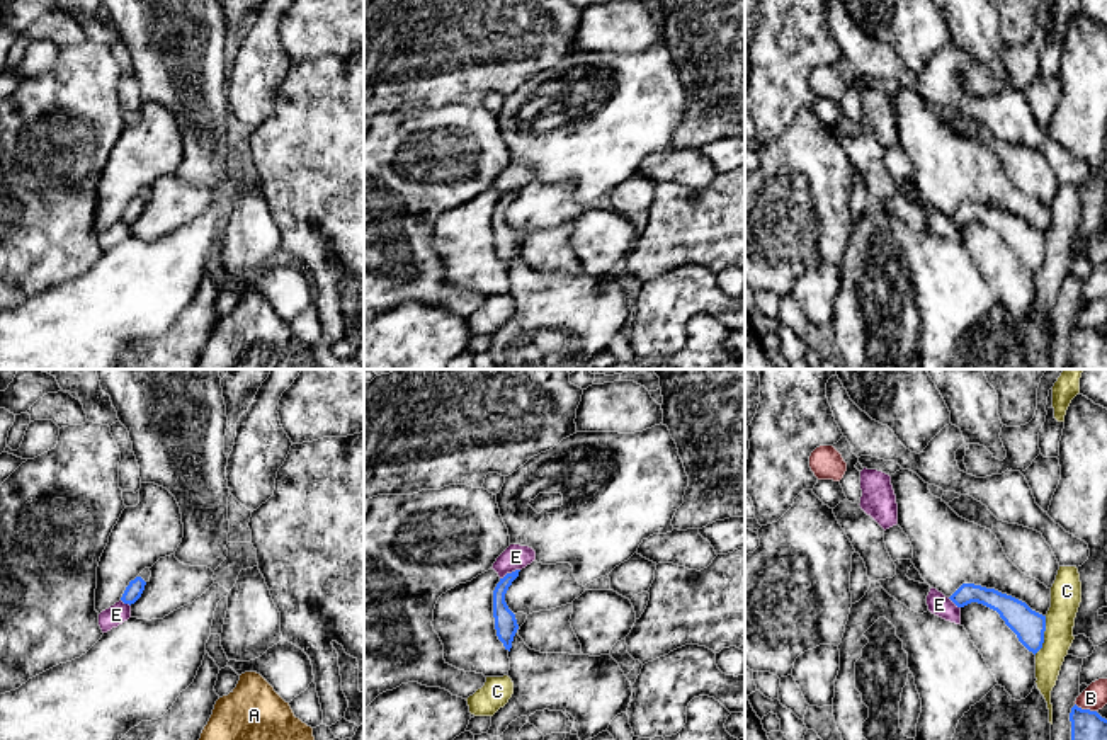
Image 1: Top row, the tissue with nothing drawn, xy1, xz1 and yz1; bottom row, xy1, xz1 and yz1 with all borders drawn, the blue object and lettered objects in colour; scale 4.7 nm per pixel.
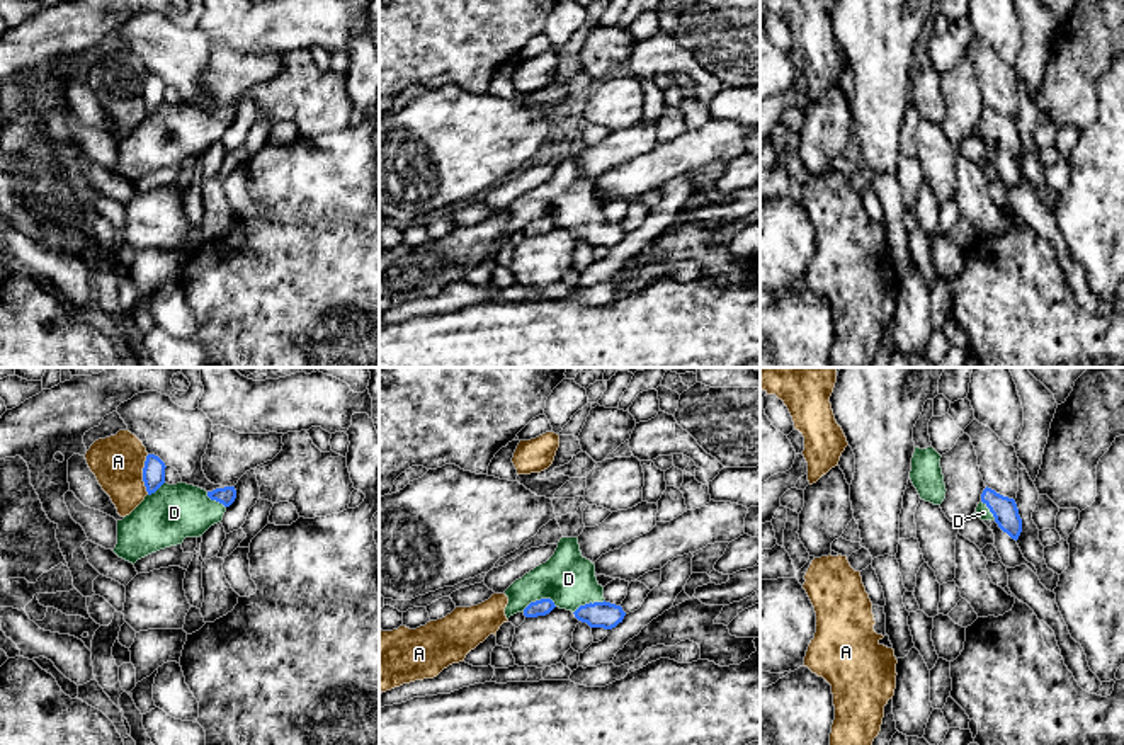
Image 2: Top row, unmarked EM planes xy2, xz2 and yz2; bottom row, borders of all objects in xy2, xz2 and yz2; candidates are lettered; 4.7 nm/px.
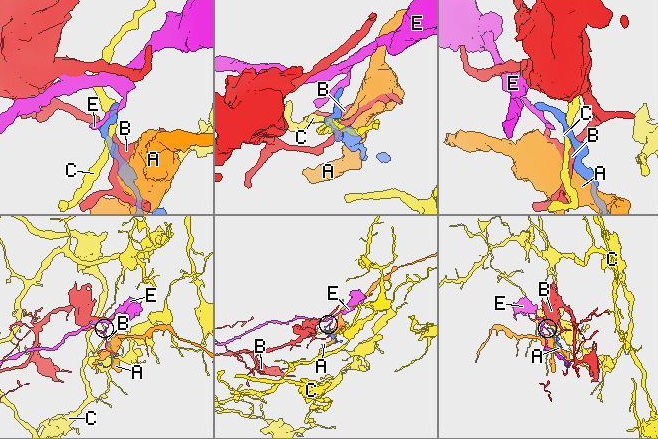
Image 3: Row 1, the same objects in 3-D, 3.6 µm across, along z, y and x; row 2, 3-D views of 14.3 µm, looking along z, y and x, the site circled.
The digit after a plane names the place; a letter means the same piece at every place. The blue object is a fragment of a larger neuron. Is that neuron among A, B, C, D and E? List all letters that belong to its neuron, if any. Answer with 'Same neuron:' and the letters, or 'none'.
Same neuron: D

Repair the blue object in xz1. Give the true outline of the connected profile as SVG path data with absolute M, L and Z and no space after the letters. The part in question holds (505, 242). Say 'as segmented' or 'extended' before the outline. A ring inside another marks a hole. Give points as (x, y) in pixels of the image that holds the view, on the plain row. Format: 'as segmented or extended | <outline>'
as segmented | M515 189L512 192L507 192L500 201L497 202L493 209L493 236L495 236L495 248L498 259L503 262L505 269L510 270L514 255L519 248L515 233L508 228L505 221L505 213L512 201L519 196L520 189Z

